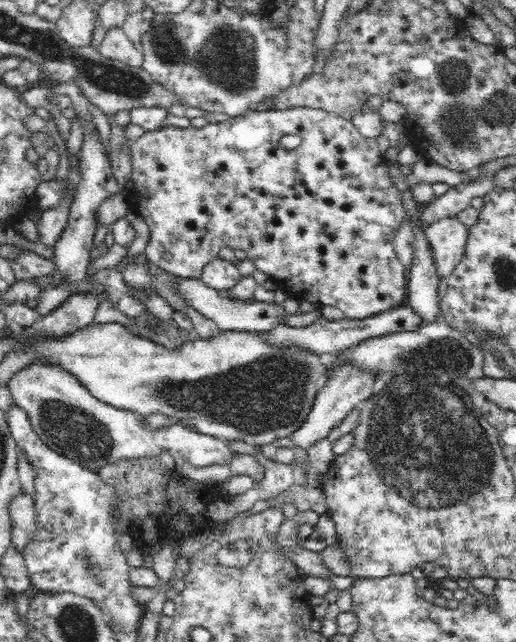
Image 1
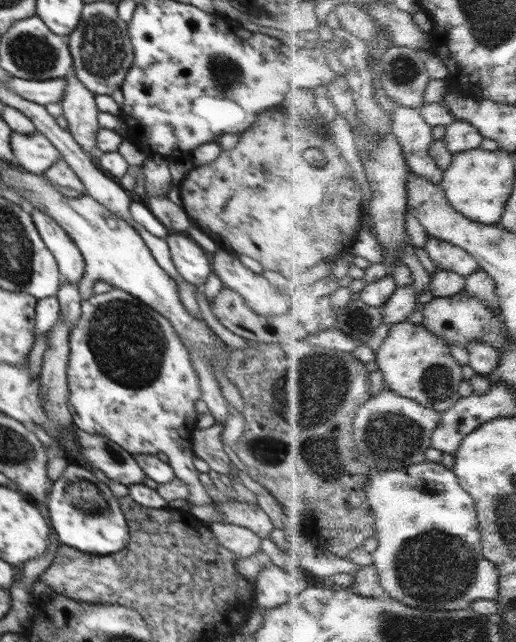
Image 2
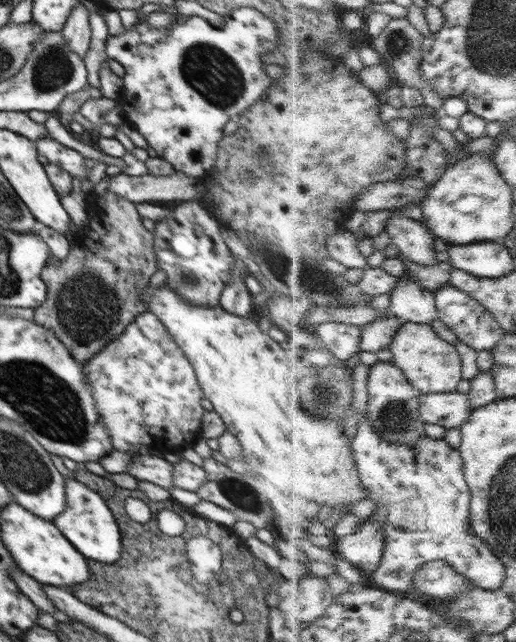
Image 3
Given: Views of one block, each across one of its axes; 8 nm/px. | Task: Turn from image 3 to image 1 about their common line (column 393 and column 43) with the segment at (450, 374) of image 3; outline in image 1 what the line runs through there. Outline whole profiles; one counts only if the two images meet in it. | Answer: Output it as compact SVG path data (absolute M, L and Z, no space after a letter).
M105 323L105 324L93 324L84 327L80 333L75 333L72 337L64 340L52 340L52 342L38 342L34 344L32 349L38 349L44 354L43 362L50 364L60 364L67 368L68 371L74 373L90 392L100 399L102 402L111 404L120 410L136 411L144 416L148 416L151 413L159 412L166 414L173 418L177 422L180 420L193 420L195 424L195 430L202 434L208 434L210 436L216 436L223 439L228 439L230 442L246 442L246 444L252 446L264 446L264 444L273 444L280 438L290 437L295 435L297 430L300 430L308 420L314 404L316 404L316 396L318 396L319 390L325 385L327 380L328 368L320 360L320 353L312 350L311 348L304 347L298 343L284 343L284 341L271 340L269 337L269 331L264 332L249 332L248 330L224 330L220 331L214 336L200 337L195 336L190 338L185 336L182 344L176 348L168 348L164 346L161 341L154 342L144 338L135 338L124 331L123 326L120 323Z

